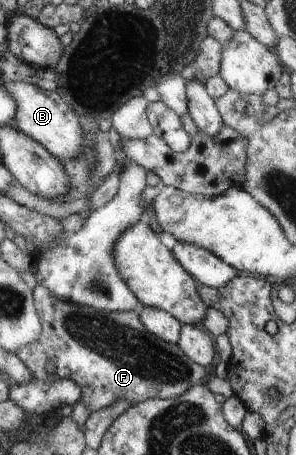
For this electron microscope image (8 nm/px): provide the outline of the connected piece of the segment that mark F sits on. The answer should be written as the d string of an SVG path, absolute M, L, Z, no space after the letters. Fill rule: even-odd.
M37 283L32 290L34 306L41 324L43 334L31 346L23 346L17 350L16 356L29 368L33 377L41 382L54 382L67 379L81 386L82 401L87 404L89 414L113 405L118 399L126 399L132 404L149 399L169 399L181 396L197 384L205 384L207 367L195 364L179 349L177 344L169 344L149 334L139 318L138 310L129 312L101 312L87 306L71 304L65 300L57 300L45 286ZM53 360L55 370L47 372L47 364Z

